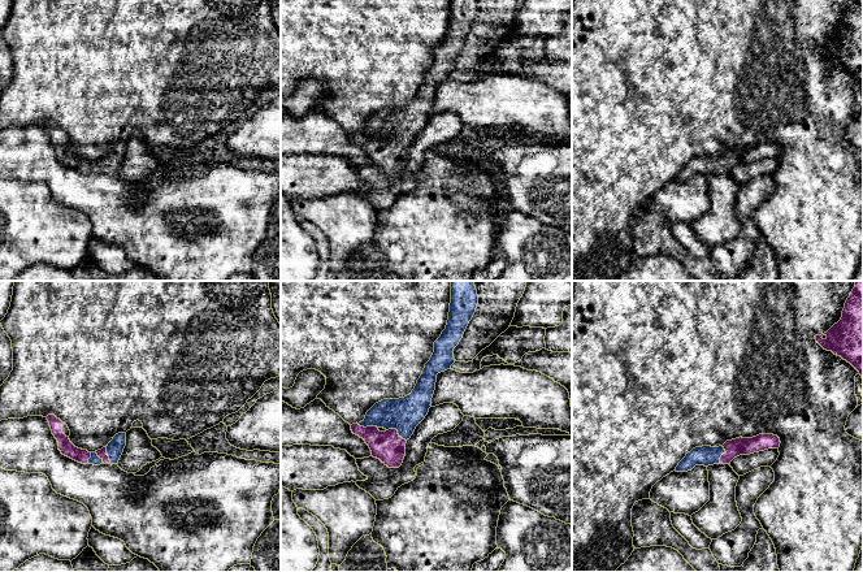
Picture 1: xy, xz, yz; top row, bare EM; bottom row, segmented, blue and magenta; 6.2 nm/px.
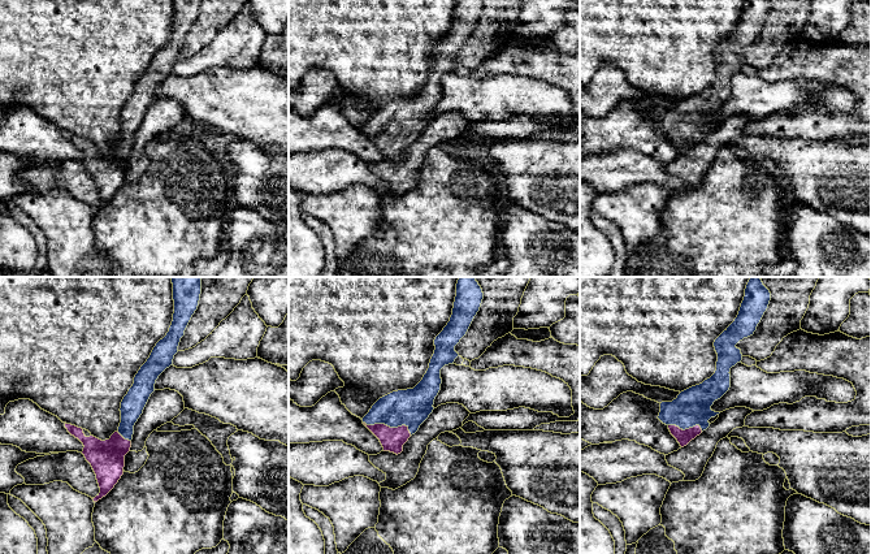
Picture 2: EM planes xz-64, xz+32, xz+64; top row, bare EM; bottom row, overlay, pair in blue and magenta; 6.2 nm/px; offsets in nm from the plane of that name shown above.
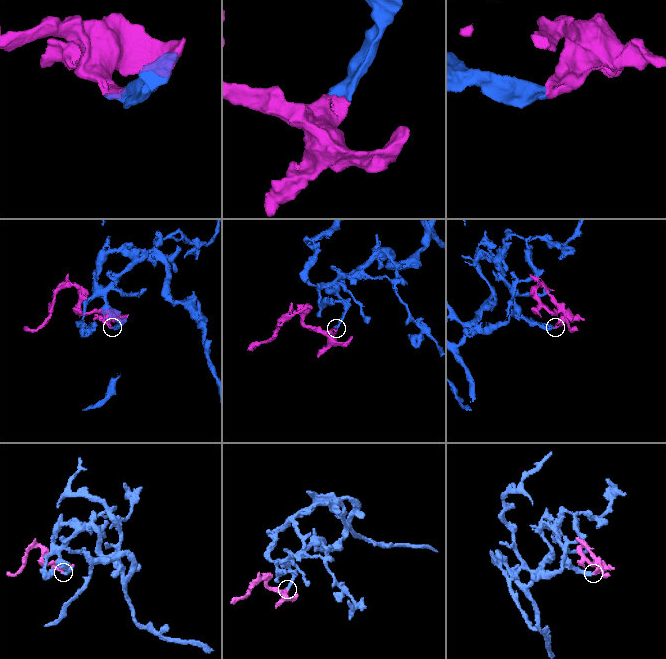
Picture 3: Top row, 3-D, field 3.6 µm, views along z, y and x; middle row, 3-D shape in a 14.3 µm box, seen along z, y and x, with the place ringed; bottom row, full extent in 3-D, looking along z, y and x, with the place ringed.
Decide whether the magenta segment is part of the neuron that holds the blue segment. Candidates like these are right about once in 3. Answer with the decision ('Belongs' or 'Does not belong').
Belongs

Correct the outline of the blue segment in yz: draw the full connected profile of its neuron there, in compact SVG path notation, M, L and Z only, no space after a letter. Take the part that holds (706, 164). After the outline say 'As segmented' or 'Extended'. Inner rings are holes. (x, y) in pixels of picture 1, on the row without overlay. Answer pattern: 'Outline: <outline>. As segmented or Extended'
Outline: M759 143L753 147L736 147L723 155L695 156L678 172L676 181L691 179L695 174L730 173L740 164L750 164L768 157L779 157L780 147L773 143Z. Extended

